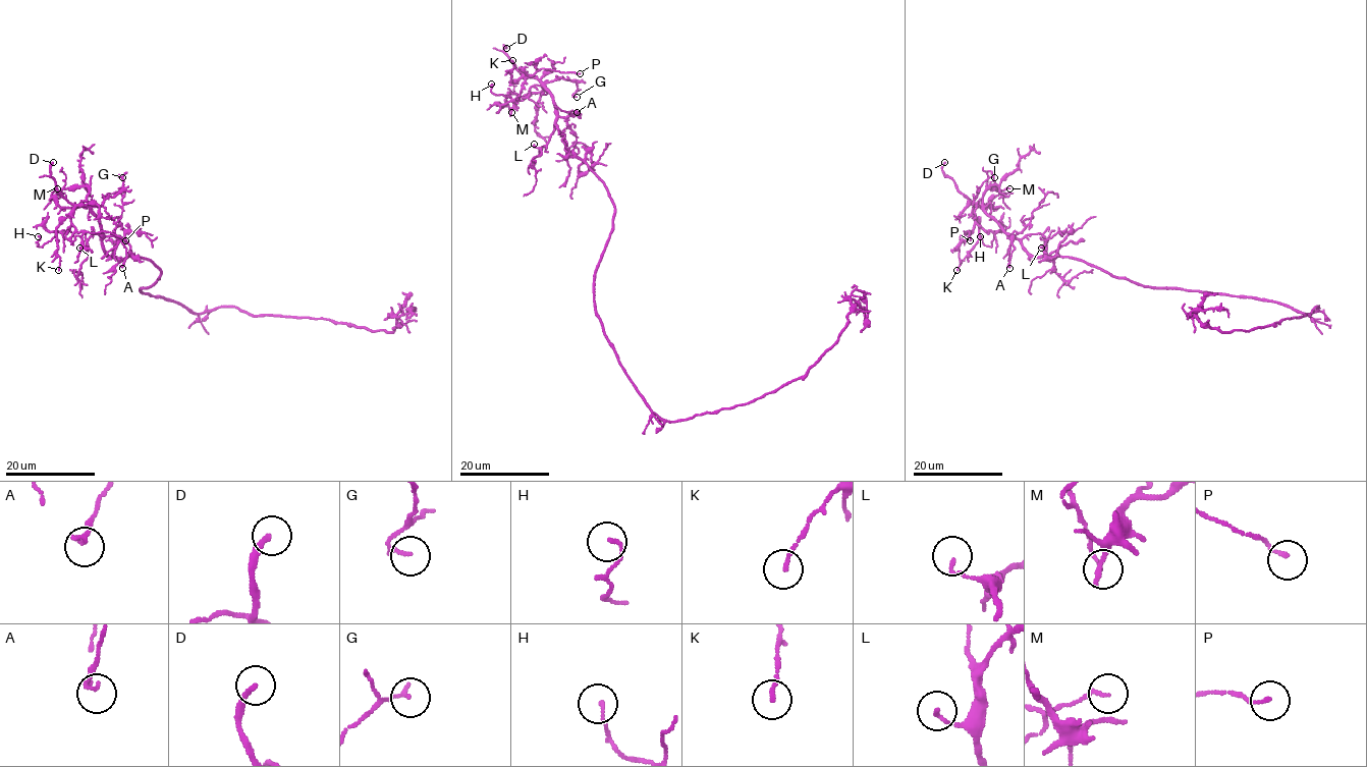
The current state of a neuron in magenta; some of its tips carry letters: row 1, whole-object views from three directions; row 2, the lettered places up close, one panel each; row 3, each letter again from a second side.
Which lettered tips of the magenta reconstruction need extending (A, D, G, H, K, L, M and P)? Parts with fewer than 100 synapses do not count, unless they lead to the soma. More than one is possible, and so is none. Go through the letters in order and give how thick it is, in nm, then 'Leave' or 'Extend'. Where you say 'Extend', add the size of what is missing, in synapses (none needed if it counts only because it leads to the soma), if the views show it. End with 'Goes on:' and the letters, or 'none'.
A: Thickness 170 nm. Leave
D: Thickness 200 nm. Extend
G: Thickness 140 nm. Leave
H: Thickness 100 nm. Leave
K: Thickness 140 nm. Leave
L: Thickness 110 nm. Leave
M: Thickness 80 nm. Leave
P: Thickness 130 nm. Leave
Goes on: D

